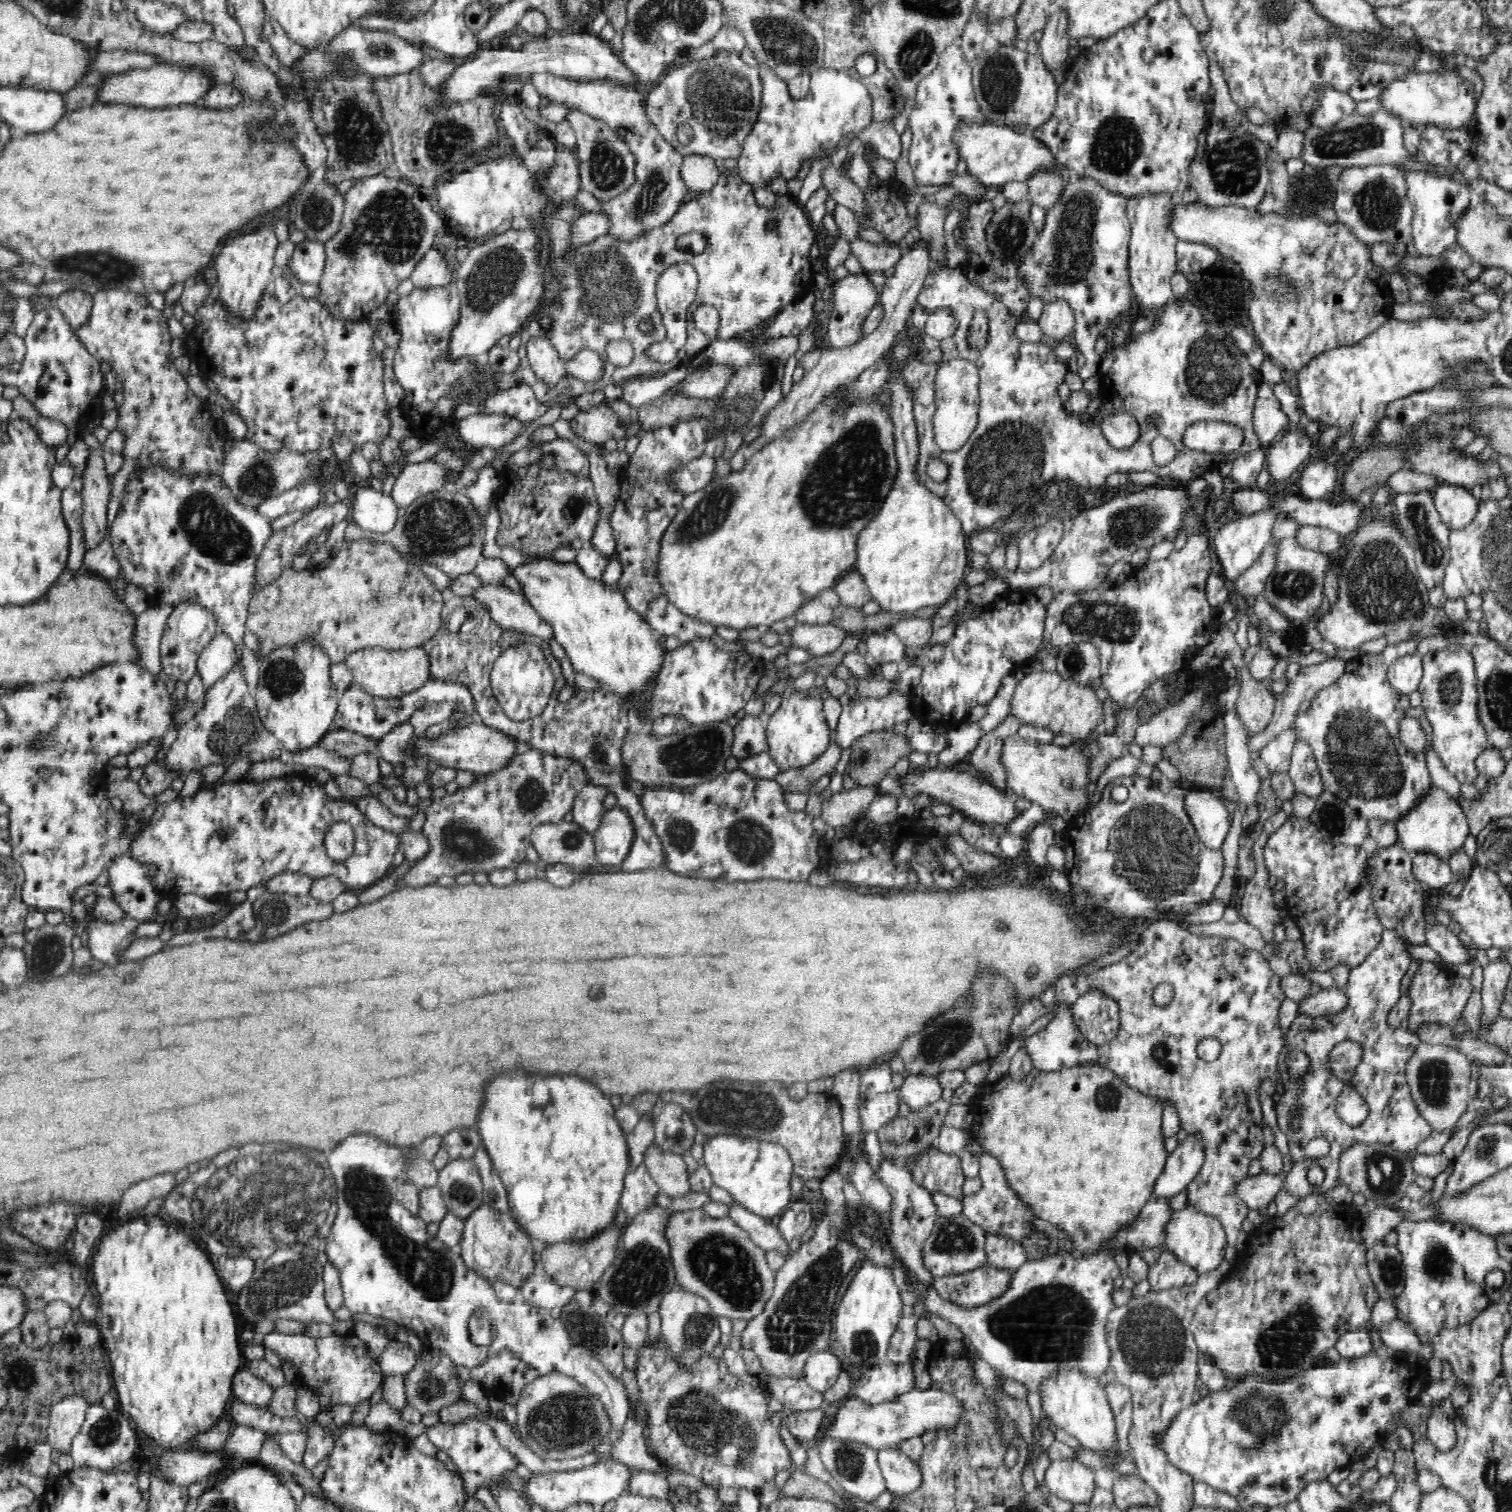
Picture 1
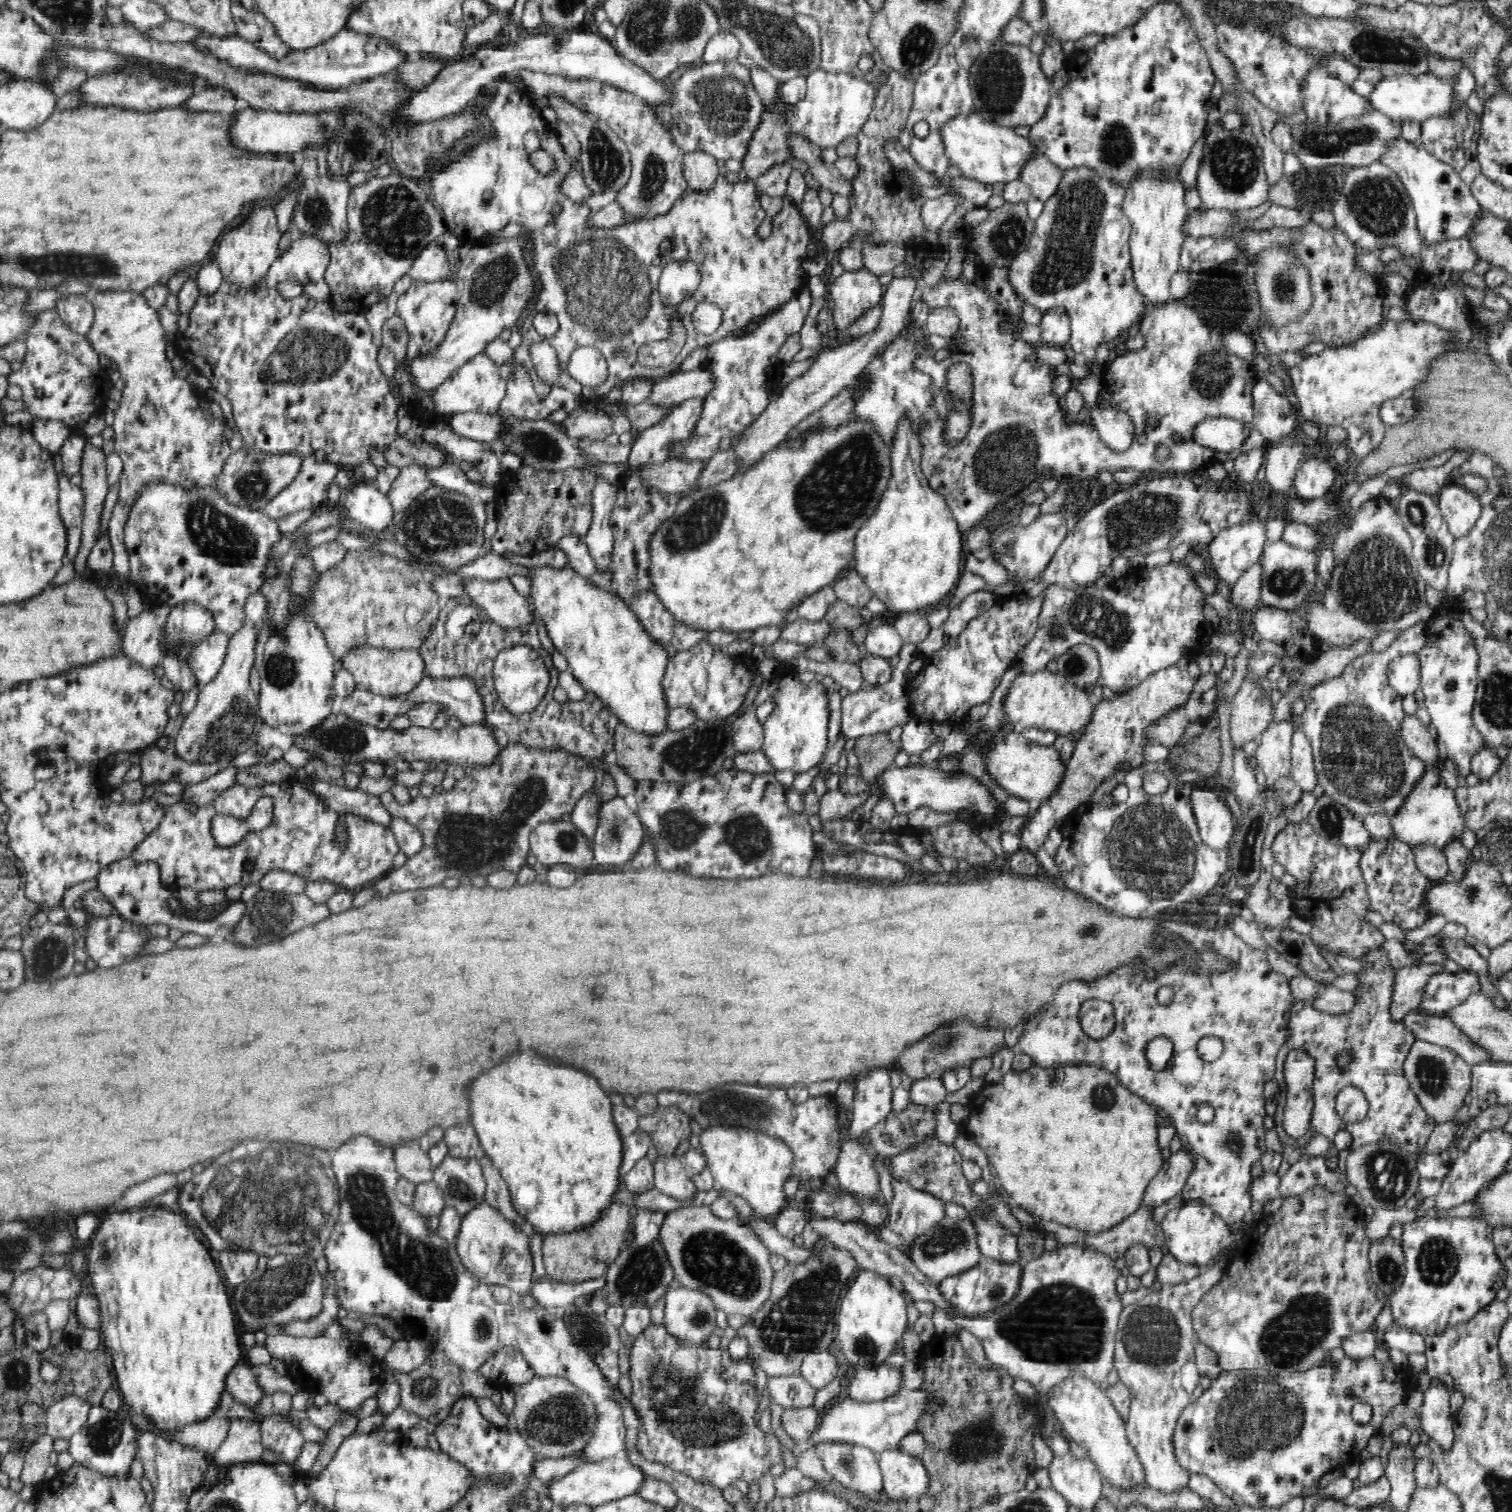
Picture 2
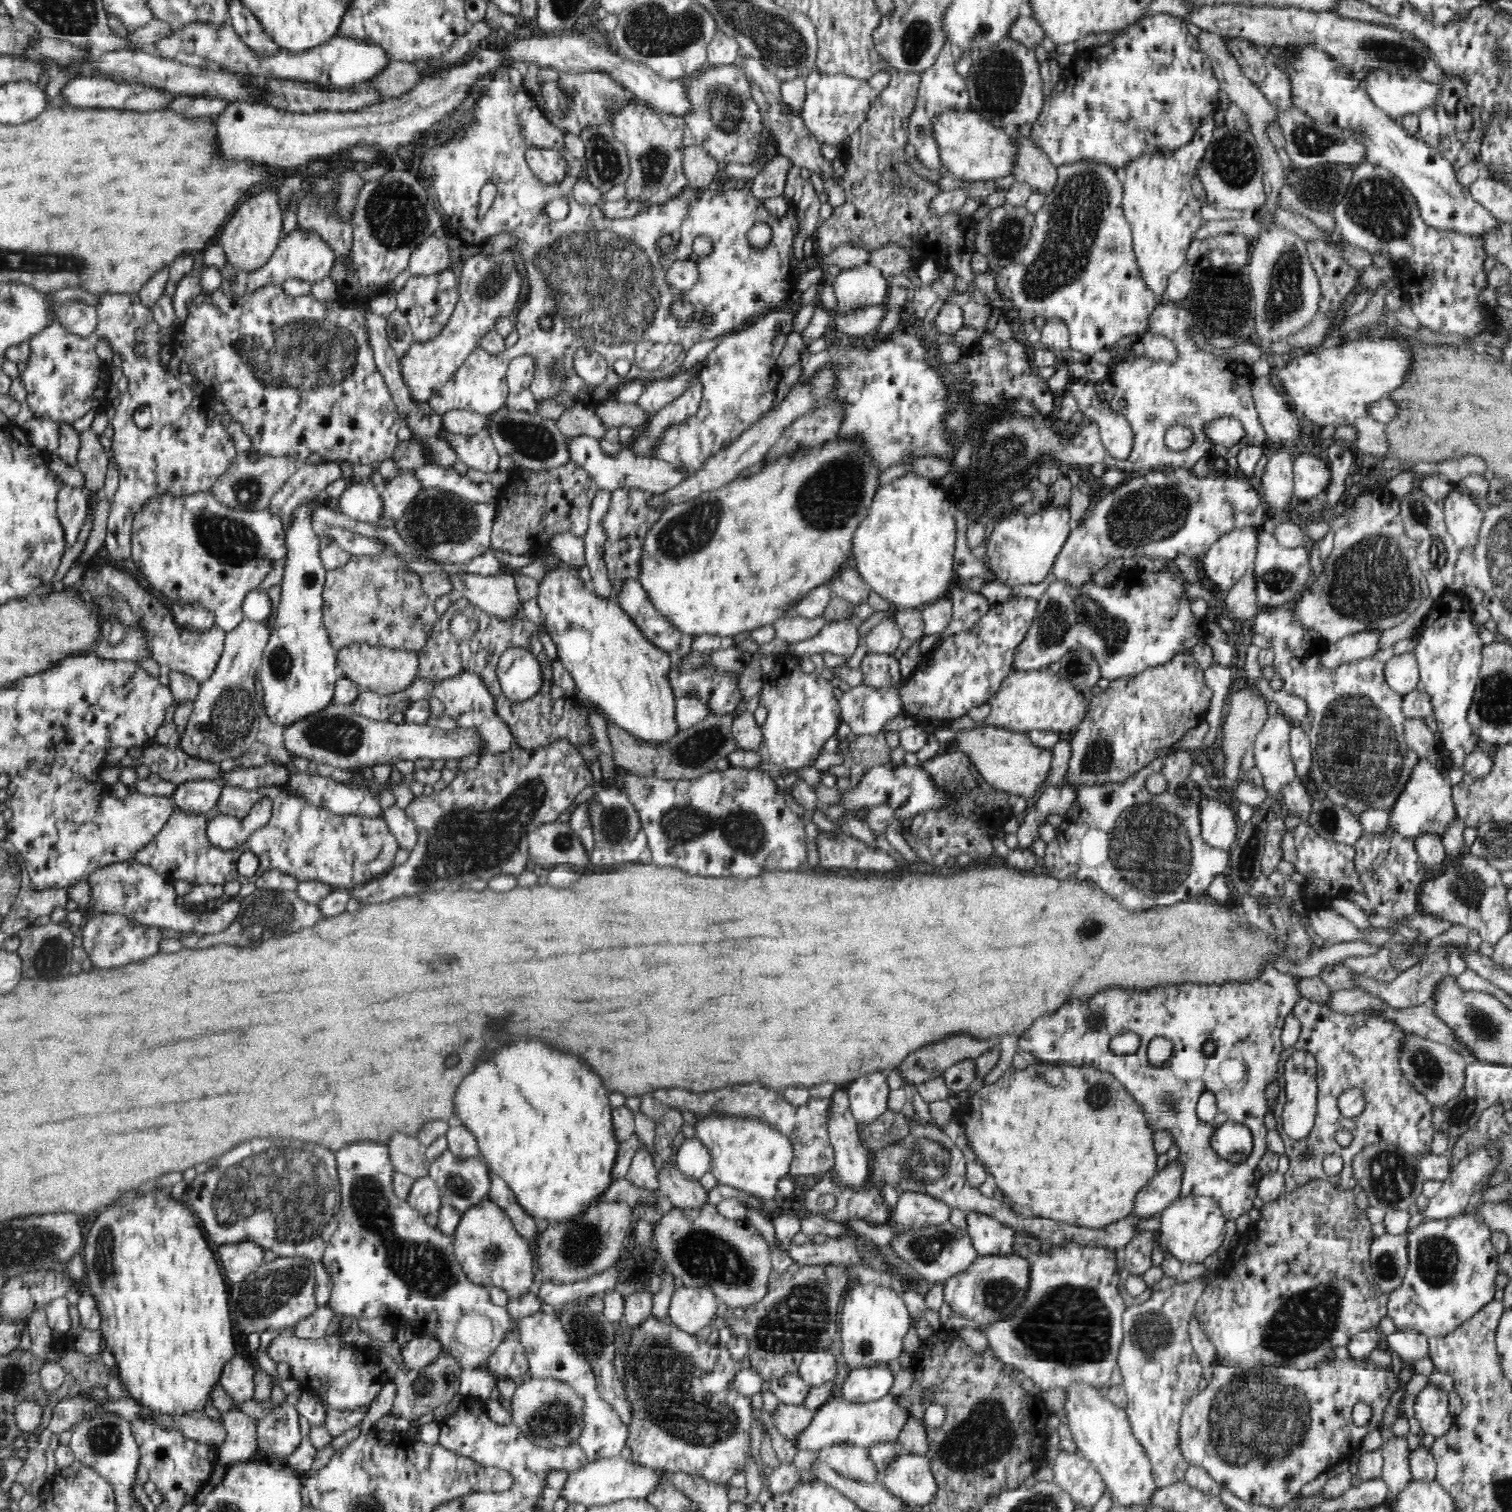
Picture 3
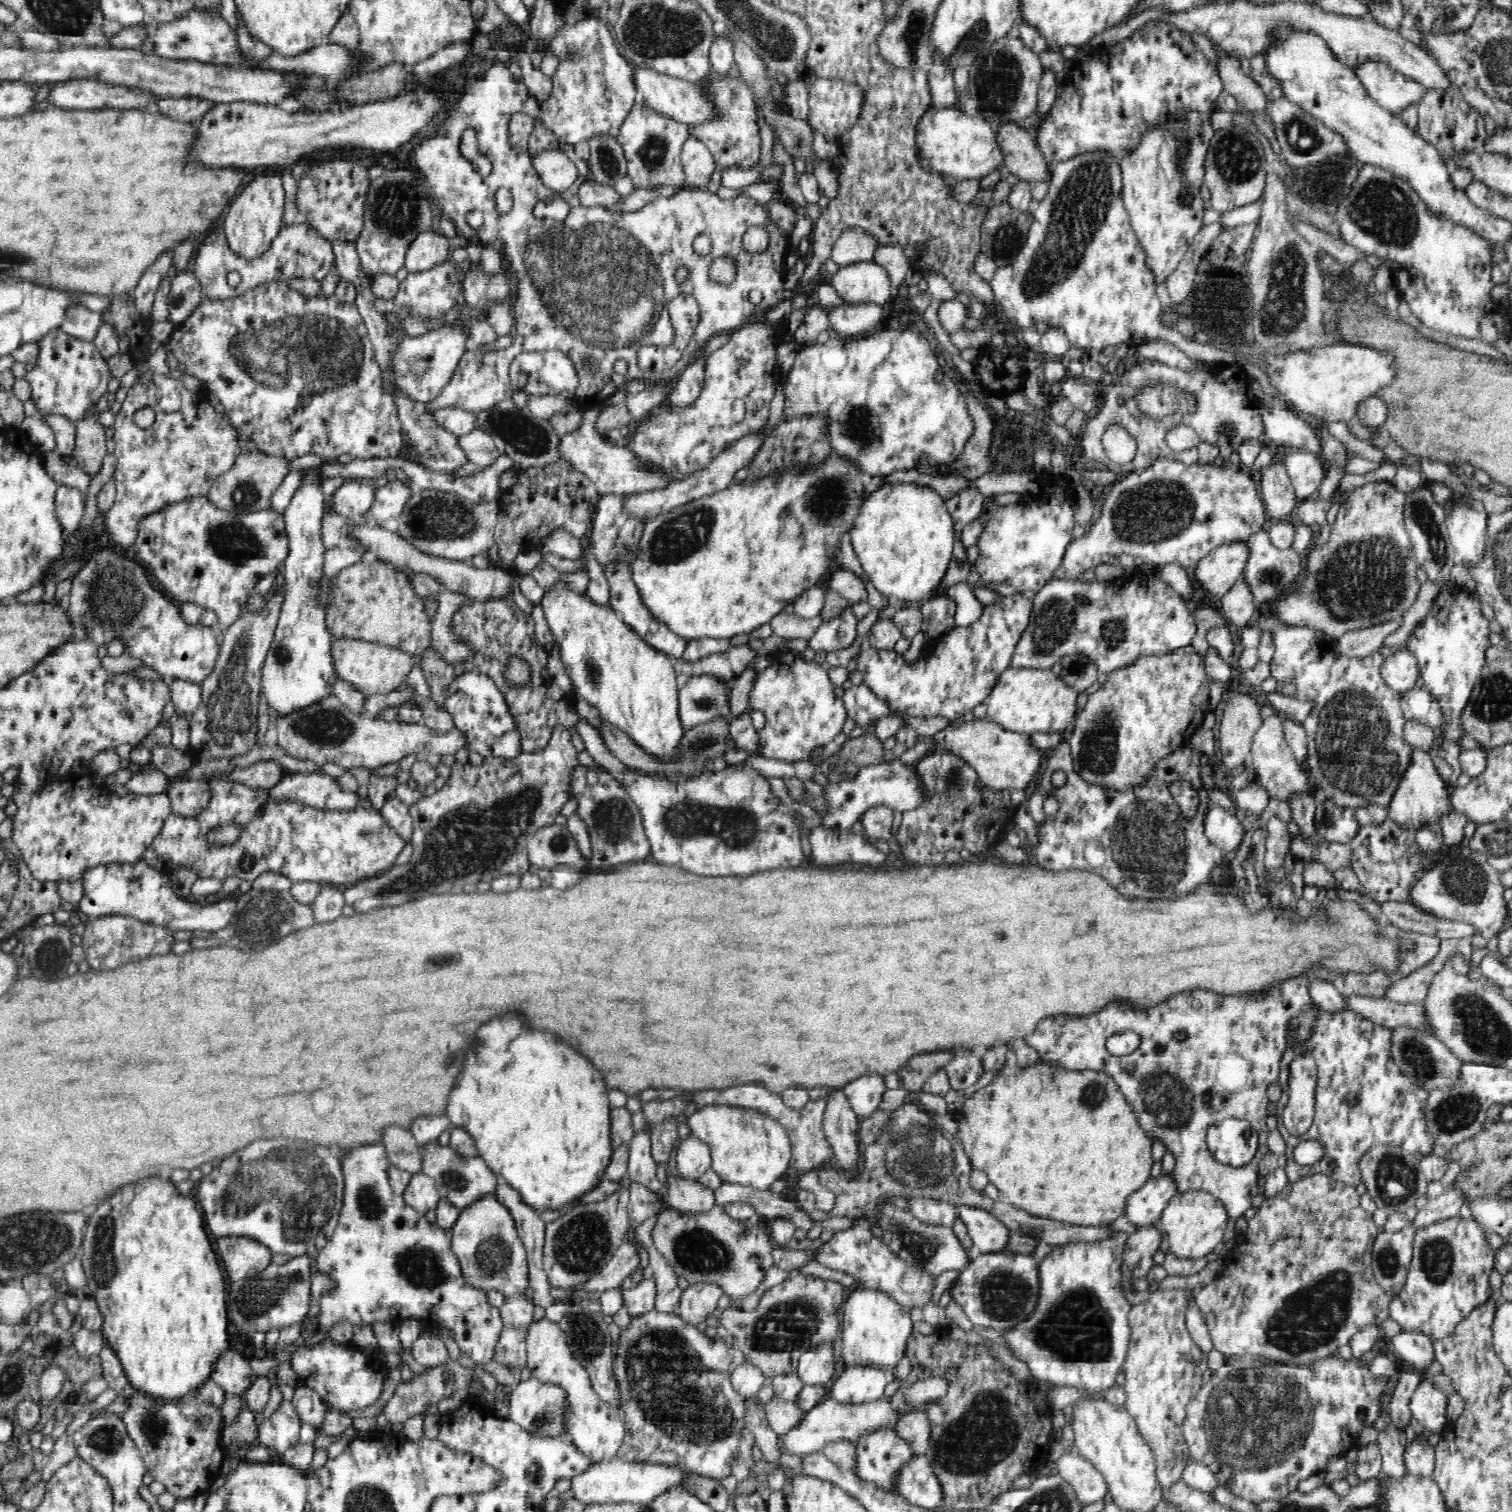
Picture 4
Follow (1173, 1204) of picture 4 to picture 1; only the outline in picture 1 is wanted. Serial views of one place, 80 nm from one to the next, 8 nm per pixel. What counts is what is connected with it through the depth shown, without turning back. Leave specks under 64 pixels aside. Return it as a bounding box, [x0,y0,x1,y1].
[1165,1204,1228,1276]

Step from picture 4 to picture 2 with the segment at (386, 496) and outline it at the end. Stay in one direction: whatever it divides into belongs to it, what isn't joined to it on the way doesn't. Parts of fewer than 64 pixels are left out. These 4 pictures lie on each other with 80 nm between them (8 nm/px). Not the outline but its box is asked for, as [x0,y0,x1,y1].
[386,466,433,514]

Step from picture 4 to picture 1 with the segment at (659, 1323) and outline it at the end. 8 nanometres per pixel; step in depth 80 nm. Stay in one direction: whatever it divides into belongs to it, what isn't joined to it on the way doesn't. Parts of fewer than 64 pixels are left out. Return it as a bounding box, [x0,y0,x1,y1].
[634,1334,792,1492]

